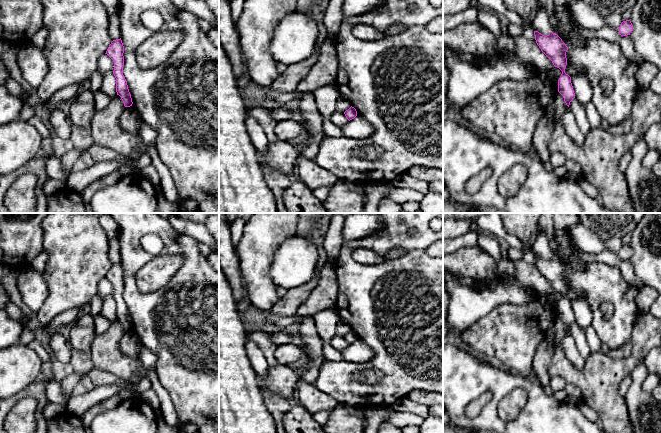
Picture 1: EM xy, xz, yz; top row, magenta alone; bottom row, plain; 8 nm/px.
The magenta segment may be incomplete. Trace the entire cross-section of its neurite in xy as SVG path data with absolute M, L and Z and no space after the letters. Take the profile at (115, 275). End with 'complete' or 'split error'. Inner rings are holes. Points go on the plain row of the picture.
M121 262L113 264L109 269L105 278L107 278L114 286L113 298L116 302L116 316L124 327L125 331L132 330L132 322L128 313L127 305L123 299L124 290L124 270Z; complete

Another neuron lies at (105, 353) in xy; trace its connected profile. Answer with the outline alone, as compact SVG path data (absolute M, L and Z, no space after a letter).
M117 319L105 333L96 335L90 354L94 368L129 380L137 372L145 374L145 370L139 358L128 358L121 353L119 344L125 332L121 321Z

